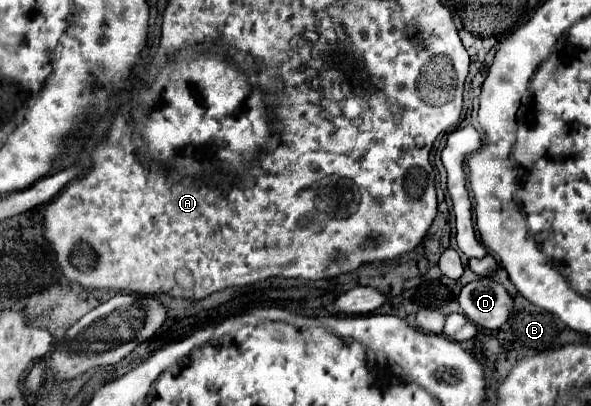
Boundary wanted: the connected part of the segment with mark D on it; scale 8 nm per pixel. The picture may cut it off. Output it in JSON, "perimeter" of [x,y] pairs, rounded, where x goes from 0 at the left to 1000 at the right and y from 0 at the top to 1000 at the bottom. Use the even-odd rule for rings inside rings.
{"perimeter":[[[817,682],[810,692],[790,697],[777,722],[777,751],[794,791],[810,805],[844,810],[868,766],[868,732],[858,712],[834,692],[831,682]]]}

